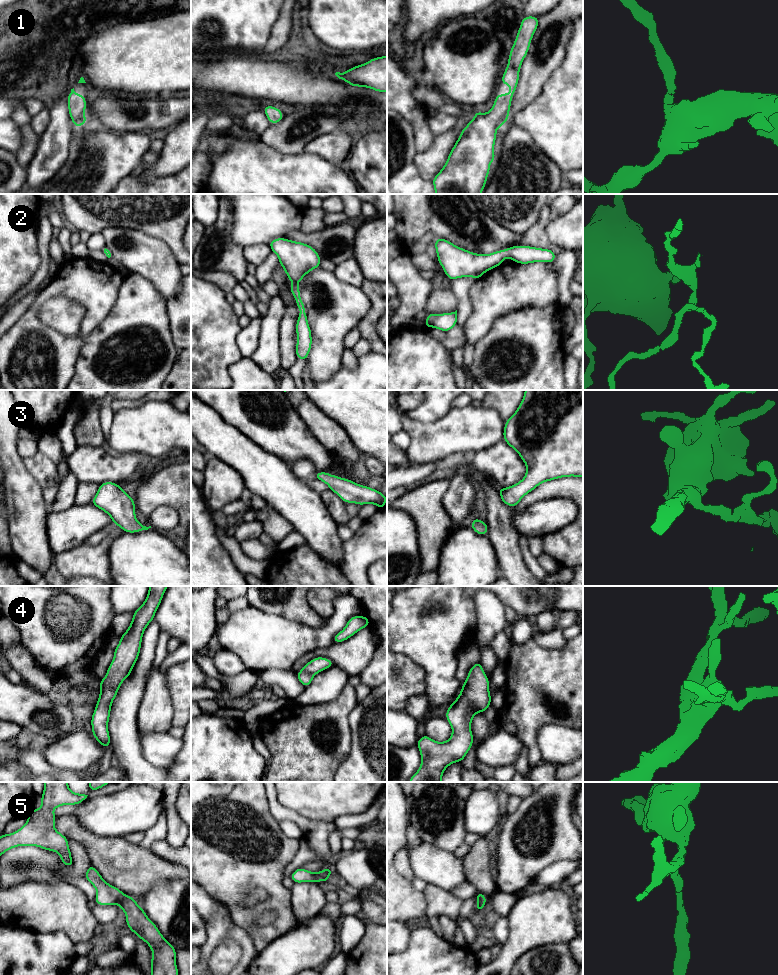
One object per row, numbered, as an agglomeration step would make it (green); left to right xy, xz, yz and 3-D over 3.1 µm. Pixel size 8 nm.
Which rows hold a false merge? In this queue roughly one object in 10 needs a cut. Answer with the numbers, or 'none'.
none

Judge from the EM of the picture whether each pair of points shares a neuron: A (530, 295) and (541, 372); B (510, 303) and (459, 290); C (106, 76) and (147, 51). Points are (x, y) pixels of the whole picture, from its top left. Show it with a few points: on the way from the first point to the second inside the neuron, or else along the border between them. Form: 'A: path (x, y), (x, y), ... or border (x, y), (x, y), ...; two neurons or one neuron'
A: border (555, 302), (540, 307), (524, 307), (509, 313); two neurons
B: border (475, 281), (468, 294), (468, 316); two neurons
C: path (116, 66), (125, 57), (137, 57); one neuron

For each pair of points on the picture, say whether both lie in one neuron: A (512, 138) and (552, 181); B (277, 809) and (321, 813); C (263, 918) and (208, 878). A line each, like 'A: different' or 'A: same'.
A: same
B: different
C: different

